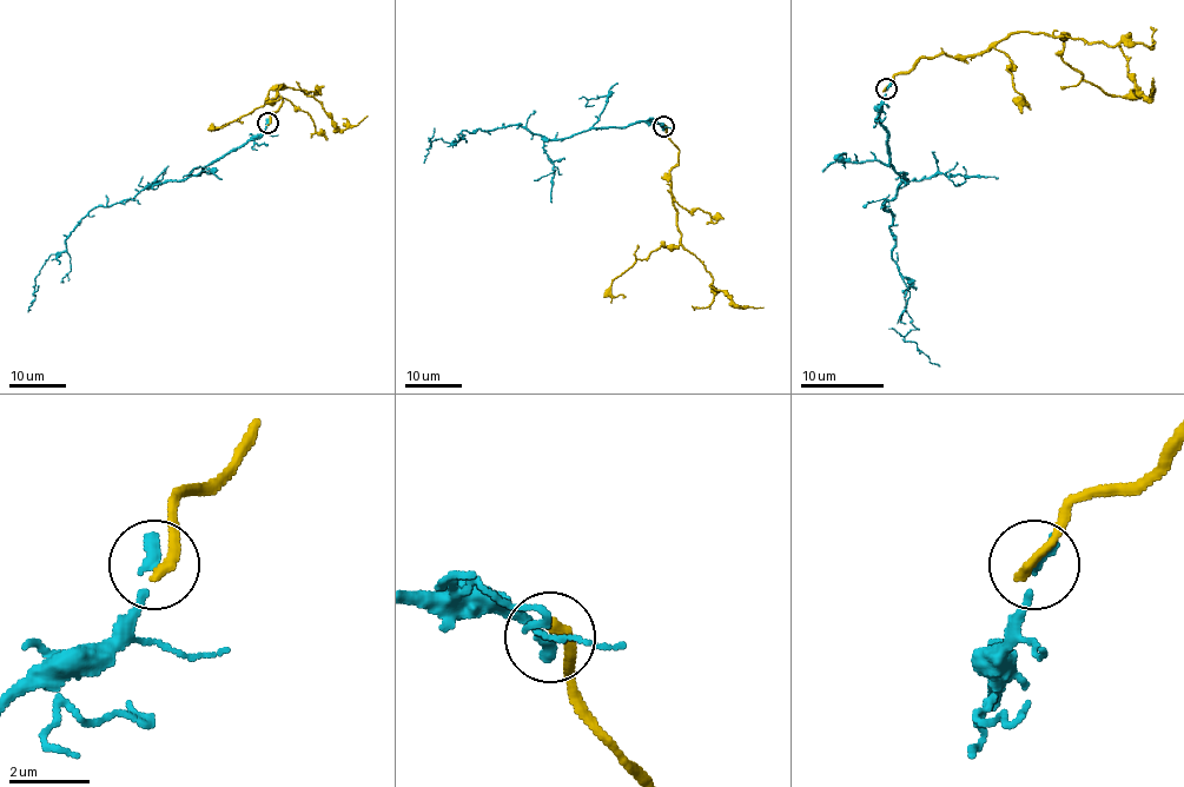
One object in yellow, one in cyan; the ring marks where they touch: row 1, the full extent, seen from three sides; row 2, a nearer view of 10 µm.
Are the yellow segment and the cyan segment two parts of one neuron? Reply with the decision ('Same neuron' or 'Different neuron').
Different neuron

